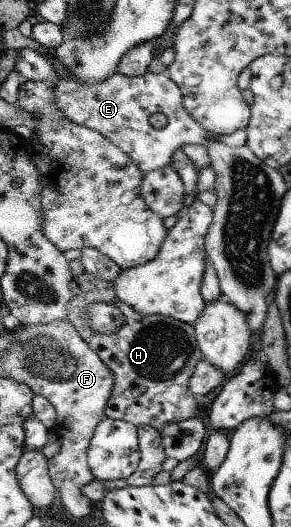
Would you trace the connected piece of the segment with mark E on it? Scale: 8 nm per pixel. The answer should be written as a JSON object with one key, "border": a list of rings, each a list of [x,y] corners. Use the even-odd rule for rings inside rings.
{"border":[[[146,72],[141,76],[127,76],[114,73],[104,81],[90,85],[71,80],[61,81],[53,86],[54,107],[72,123],[96,130],[107,137],[114,145],[125,151],[145,172],[153,172],[171,163],[172,156],[177,149],[186,144],[198,144],[206,147],[209,144],[209,131],[204,129],[184,109],[180,88],[165,73]],[[154,113],[164,113],[167,123],[161,129],[150,124],[150,116]]]}

